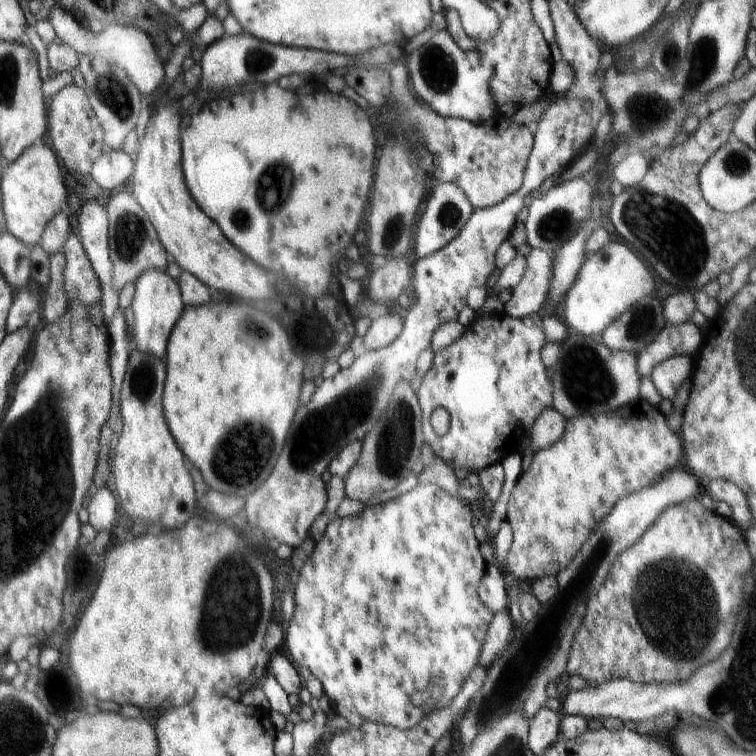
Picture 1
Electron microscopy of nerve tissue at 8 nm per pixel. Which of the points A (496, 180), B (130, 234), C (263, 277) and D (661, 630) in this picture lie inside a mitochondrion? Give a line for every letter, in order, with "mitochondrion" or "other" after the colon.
A: other
B: mitochondrion
C: other
D: mitochondrion

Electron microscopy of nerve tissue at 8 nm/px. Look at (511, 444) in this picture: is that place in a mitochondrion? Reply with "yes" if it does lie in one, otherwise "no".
no

